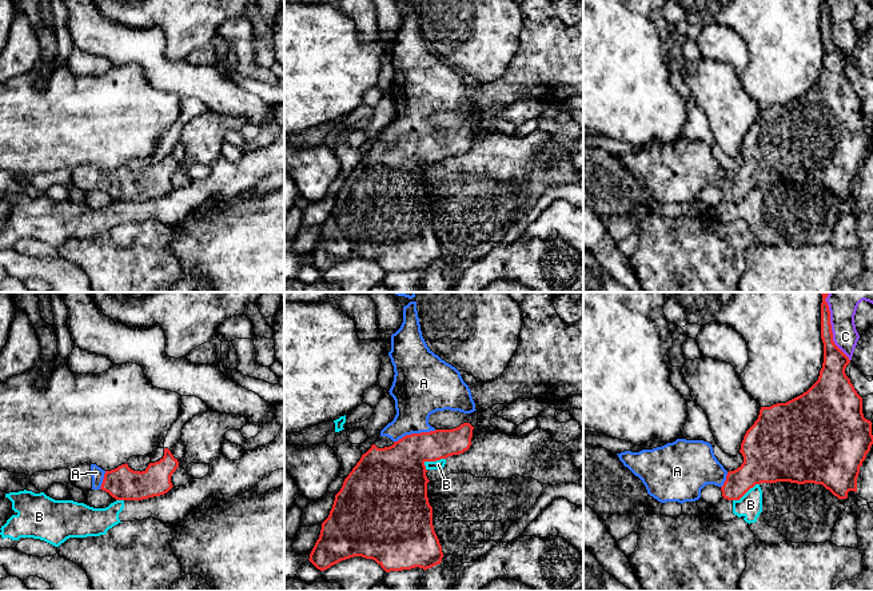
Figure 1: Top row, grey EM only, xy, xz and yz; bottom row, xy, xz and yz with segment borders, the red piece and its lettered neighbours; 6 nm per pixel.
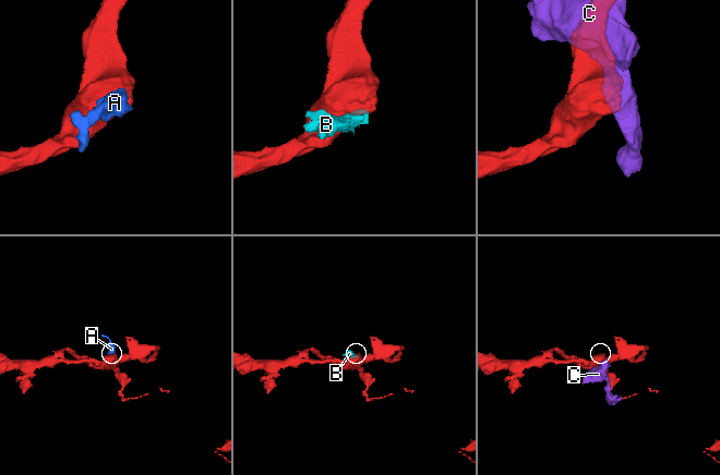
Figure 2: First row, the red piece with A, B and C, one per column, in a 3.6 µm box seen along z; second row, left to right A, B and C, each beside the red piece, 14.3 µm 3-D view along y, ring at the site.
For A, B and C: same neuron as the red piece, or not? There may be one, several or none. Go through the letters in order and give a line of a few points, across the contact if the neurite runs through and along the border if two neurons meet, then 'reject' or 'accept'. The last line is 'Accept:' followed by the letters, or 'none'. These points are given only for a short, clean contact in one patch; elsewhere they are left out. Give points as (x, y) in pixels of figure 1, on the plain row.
A: line xz (398, 172), (414, 144), (414, 135), (414, 103), (418, 94); accept
B: reject
C: reject
Accept: A

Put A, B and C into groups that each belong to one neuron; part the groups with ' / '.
A / B / C

